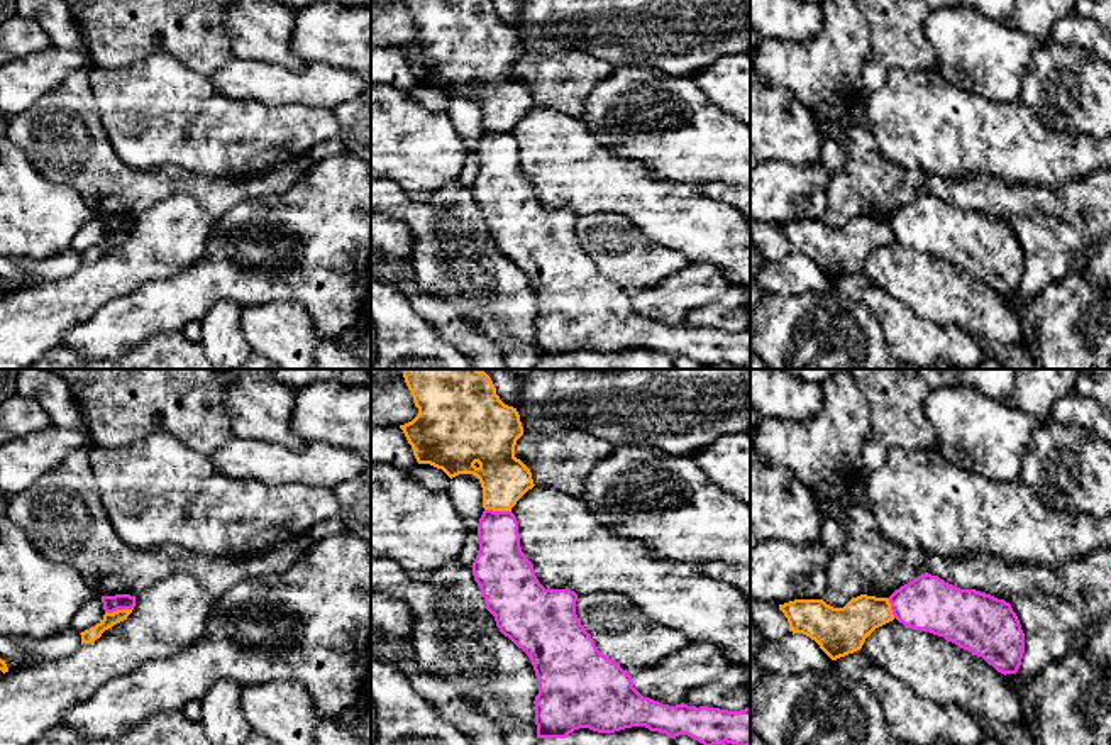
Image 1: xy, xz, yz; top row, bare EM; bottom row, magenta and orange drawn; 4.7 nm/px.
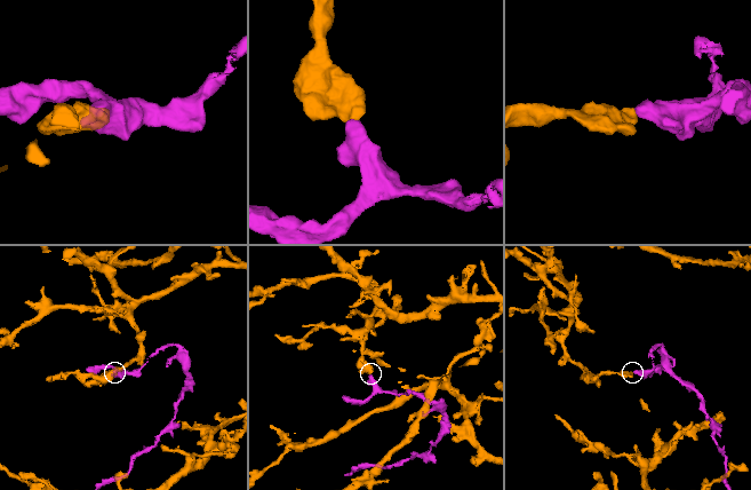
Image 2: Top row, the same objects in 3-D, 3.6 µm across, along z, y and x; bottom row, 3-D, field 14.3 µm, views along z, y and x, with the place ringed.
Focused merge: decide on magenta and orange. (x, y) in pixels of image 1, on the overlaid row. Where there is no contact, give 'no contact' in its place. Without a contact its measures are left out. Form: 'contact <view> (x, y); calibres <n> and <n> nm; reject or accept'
contact xy (119, 608); calibres 80 and 70 nm; reject

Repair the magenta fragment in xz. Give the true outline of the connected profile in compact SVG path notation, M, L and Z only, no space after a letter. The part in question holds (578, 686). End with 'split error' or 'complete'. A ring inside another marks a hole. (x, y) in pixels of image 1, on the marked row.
M484 510L478 523L479 550L473 562L486 610L500 632L522 648L535 670L537 738L566 738L579 728L615 733L632 726L666 733L671 738L688 735L703 745L750 745L750 708L728 711L708 706L669 706L644 698L632 676L618 662L603 655L576 615L578 594L571 589L545 589L532 562L522 552L518 522L511 511Z; complete

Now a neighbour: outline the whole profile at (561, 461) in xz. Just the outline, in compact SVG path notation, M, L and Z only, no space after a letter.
M583 430L559 433L523 433L515 445L515 457L532 472L533 484L583 498L591 469L605 461L613 445Z

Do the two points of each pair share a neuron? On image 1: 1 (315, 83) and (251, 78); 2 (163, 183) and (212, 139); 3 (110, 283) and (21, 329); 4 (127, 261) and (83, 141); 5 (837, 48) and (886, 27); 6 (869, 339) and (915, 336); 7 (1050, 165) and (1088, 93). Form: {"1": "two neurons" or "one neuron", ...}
{"1": "one neuron", "2": "two neurons", "3": "one neuron", "4": "two neurons", "5": "two neurons", "6": "two neurons", "7": "two neurons"}

